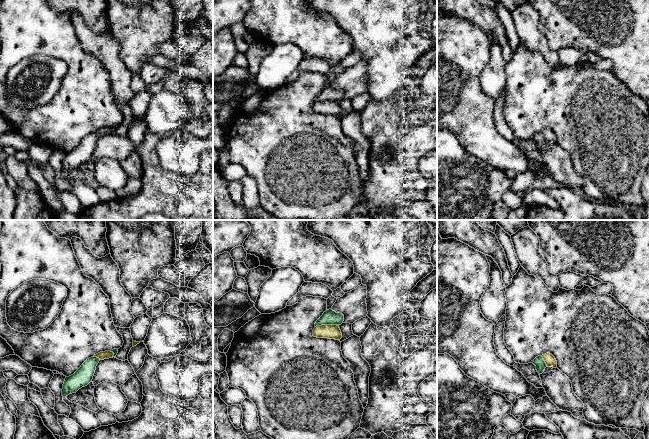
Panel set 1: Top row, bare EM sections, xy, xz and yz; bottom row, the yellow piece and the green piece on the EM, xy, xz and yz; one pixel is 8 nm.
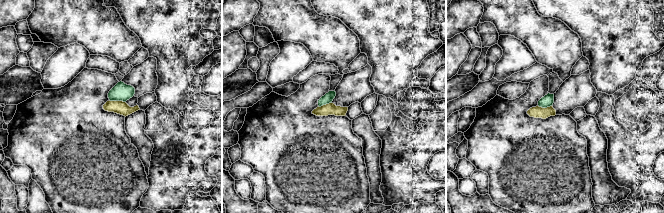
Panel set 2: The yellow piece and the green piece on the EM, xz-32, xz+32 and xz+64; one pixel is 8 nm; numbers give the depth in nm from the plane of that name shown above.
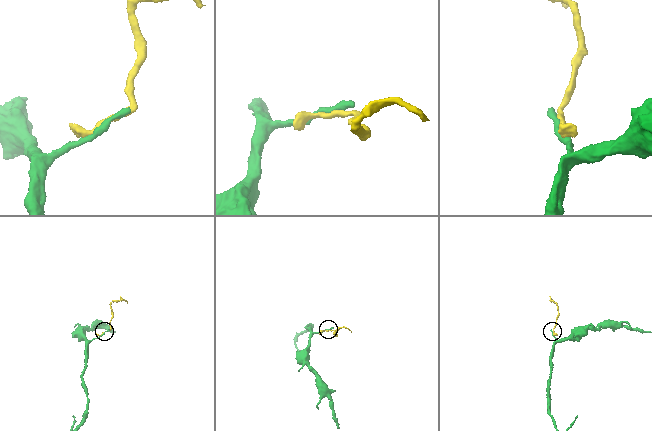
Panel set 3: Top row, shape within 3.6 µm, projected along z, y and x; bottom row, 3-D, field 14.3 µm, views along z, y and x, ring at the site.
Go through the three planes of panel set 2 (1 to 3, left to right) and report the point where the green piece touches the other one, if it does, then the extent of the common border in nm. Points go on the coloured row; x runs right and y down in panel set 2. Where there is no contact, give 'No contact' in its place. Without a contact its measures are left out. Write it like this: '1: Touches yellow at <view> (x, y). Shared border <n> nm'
1: Touches yellow at xz-32 (117, 101). Shared border 140 nm
2: Touches yellow at xz+32 (324, 105). Shared border 120 nm
3: Touches yellow at xz+64 (545, 108). Shared border 110 nm

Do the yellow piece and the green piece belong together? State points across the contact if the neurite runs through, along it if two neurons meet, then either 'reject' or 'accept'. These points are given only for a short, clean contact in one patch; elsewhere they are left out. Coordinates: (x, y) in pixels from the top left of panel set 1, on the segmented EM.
reject

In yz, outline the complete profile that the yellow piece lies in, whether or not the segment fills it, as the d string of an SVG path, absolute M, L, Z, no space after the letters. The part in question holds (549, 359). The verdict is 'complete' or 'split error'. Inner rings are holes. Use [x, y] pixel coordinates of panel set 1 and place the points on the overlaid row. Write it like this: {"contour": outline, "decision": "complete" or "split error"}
{"contour": "M546 353L546 354L542 355L542 357L543 357L547 367L553 367L553 368L557 367L557 361L552 354Z", "decision": "complete"}

